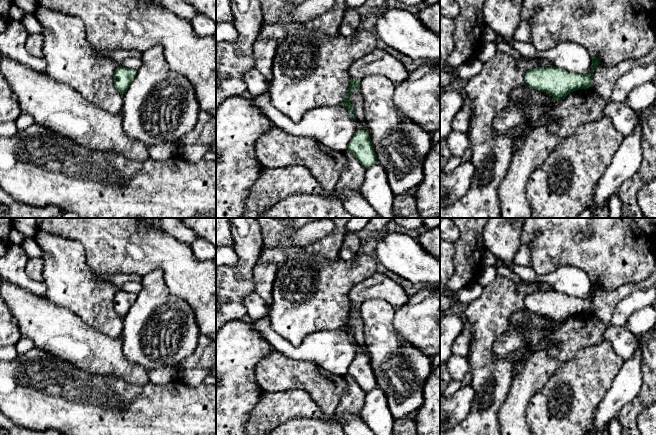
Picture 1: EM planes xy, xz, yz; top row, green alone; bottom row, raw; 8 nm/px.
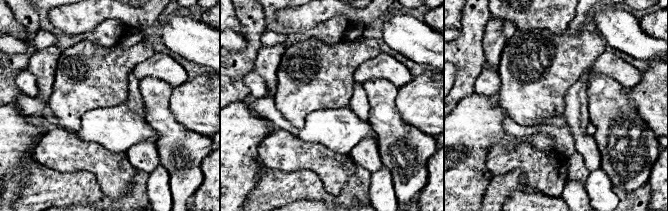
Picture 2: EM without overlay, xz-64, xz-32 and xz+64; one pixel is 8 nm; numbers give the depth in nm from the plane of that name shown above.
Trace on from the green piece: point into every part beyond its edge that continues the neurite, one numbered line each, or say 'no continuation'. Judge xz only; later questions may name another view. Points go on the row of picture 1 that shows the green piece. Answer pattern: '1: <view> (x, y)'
1: xz (379, 62)

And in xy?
no continuation

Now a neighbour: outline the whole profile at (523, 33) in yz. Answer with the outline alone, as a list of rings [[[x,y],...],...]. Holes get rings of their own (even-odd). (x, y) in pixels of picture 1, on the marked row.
[[[521,21],[515,30],[513,37],[515,40],[518,40],[521,42],[531,42],[532,41],[532,32],[531,32],[530,22]]]

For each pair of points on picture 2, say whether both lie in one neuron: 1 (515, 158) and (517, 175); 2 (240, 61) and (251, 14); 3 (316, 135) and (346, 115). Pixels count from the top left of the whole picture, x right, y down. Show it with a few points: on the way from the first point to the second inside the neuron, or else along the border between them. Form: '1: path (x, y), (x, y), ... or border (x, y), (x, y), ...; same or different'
1: border (494, 176), (521, 170), (525, 181), (532, 187); different
2: path (250, 49), (252, 46), (252, 26); same
3: path (323, 128), (333, 127), (339, 121); same

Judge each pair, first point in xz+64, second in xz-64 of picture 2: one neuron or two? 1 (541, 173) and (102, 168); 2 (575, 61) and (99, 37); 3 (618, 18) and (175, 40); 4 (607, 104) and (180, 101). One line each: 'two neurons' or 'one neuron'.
1: one neuron
2: two neurons
3: one neuron
4: two neurons

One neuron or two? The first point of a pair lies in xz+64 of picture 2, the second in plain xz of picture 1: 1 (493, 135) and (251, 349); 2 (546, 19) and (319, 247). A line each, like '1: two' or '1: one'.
1: one
2: one

